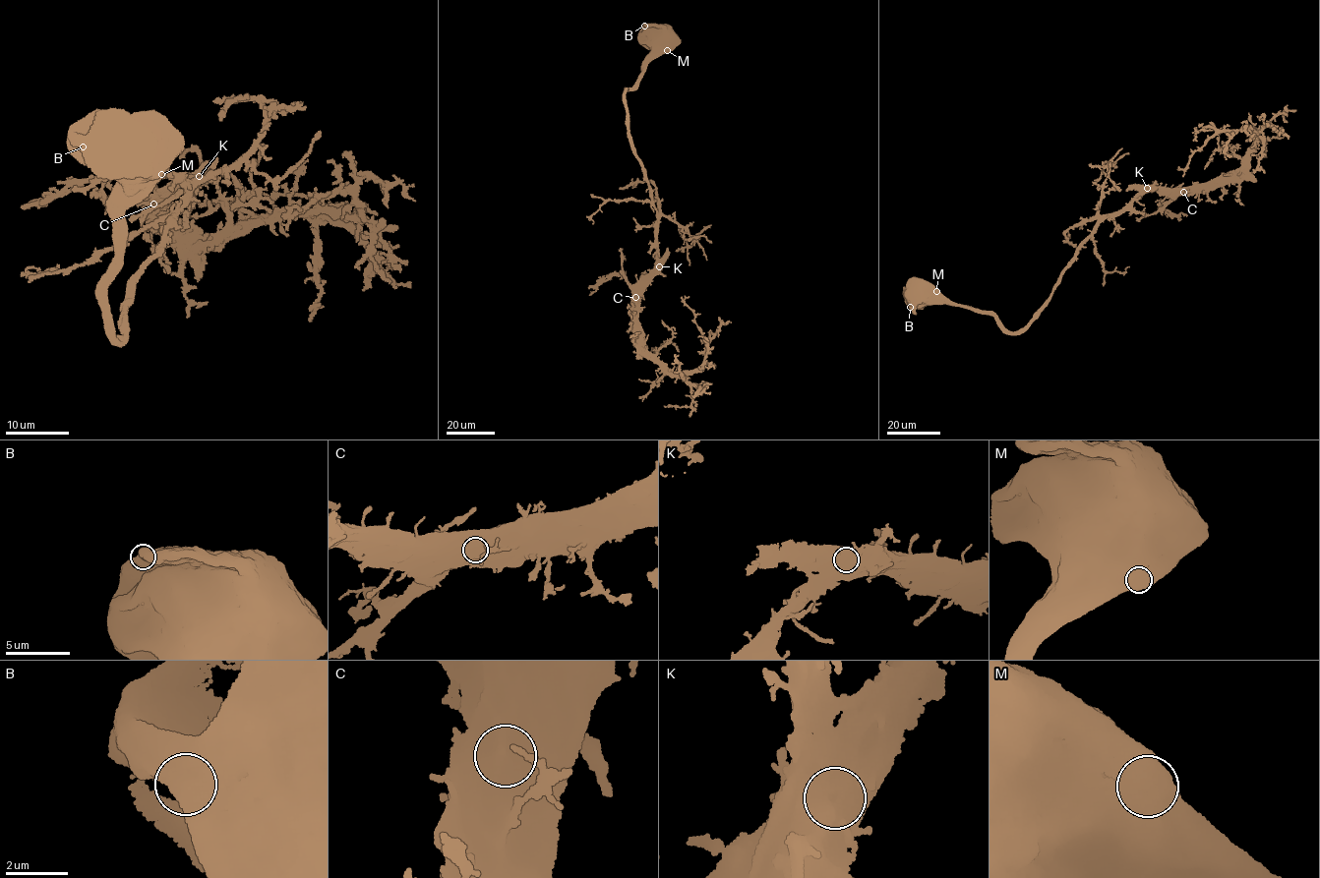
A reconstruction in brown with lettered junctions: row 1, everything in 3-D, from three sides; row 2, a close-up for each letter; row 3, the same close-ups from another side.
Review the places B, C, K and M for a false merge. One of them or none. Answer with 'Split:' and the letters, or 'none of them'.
Split: none of them

